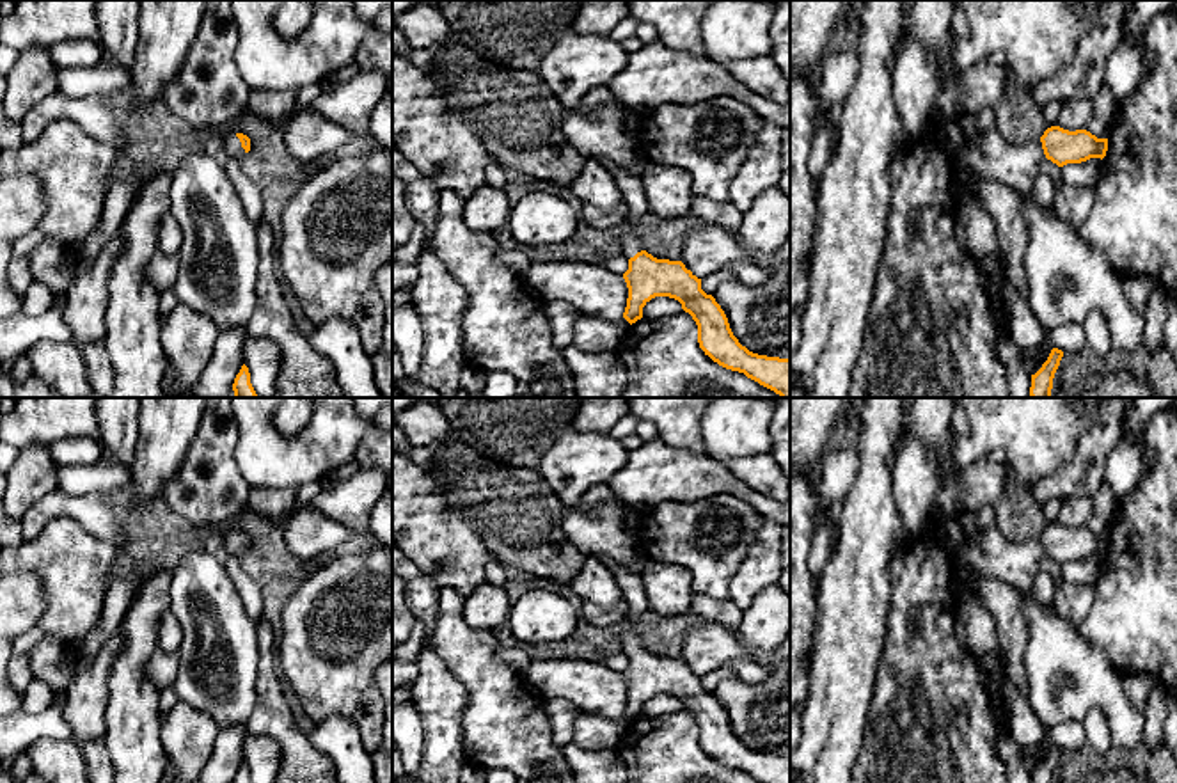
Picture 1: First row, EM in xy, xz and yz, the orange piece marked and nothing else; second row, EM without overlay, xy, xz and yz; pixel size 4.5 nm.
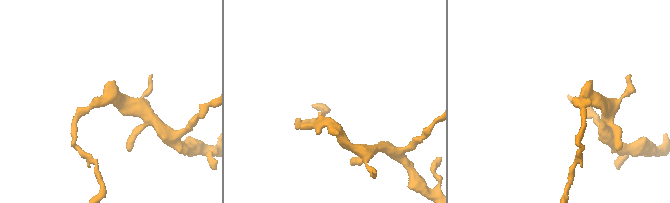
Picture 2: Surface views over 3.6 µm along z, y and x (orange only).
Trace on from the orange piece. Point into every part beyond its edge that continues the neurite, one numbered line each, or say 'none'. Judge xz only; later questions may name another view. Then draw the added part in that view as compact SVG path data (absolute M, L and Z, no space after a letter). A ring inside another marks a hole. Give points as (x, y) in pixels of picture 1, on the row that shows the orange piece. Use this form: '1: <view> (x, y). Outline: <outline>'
1: xz (632, 192). Outline: M598 158L600 163L612 174L621 192L621 201L627 204L627 222L621 225L623 236L620 250L630 259L643 250L641 238L636 234L636 222L650 211L648 199L641 176L614 167L609 160Z

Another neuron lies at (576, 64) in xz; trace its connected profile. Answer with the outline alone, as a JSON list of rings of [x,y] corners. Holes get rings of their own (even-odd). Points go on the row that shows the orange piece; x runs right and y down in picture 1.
[[[568,34],[556,41],[538,67],[566,112],[595,87],[609,85],[627,66],[628,53],[611,36]]]

